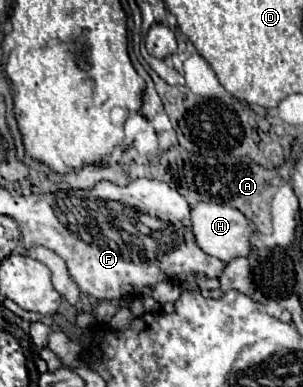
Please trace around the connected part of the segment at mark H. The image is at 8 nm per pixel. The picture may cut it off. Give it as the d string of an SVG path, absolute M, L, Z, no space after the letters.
M200 202L192 204L192 232L204 252L224 262L230 262L232 258L248 256L248 252L252 250L252 238L256 236L256 224L246 218L238 208L216 202Z

